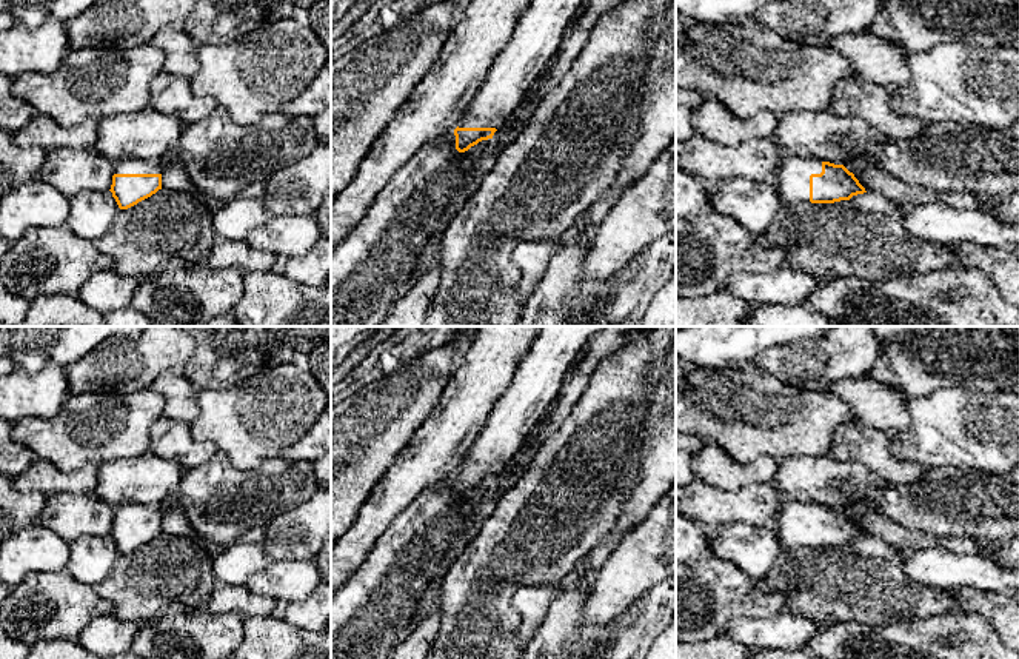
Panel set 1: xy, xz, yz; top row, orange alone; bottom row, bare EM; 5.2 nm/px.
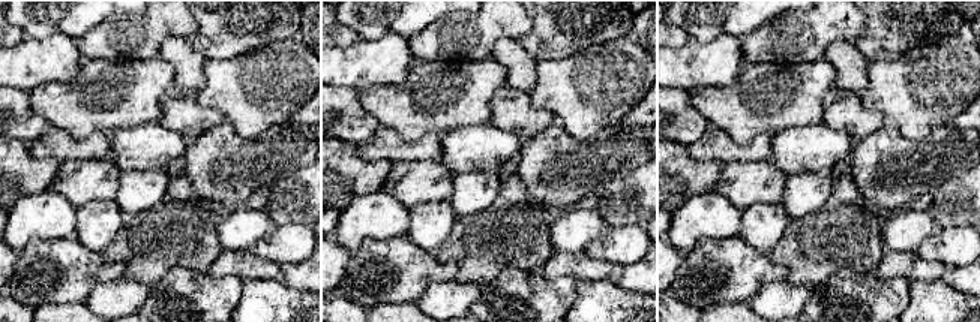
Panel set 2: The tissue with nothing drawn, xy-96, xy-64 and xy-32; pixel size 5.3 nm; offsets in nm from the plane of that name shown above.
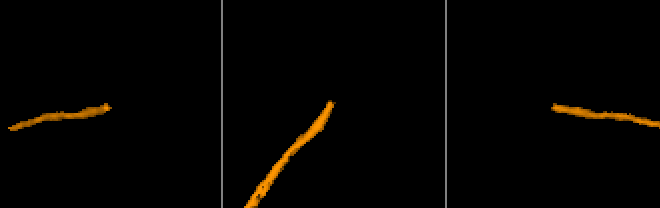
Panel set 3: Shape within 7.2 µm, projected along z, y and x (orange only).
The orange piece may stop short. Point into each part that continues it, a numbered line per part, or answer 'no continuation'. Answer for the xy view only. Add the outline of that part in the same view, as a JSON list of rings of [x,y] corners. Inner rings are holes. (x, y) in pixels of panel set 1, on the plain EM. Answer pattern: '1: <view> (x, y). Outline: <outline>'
1: xy (122, 511). Outline: [[[119,505],[114,519],[162,519],[159,505]]]

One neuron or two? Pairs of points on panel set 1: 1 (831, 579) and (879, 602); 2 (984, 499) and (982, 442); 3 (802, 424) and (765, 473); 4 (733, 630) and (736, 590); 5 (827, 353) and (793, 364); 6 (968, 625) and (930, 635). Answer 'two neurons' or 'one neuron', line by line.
1: one neuron
2: two neurons
3: two neurons
4: two neurons
5: one neuron
6: one neuron

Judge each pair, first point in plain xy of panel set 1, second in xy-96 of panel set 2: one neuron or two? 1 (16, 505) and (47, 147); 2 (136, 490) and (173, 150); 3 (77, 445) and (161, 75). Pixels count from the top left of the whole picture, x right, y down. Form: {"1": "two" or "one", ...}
{"1": "two", "2": "one", "3": "one"}

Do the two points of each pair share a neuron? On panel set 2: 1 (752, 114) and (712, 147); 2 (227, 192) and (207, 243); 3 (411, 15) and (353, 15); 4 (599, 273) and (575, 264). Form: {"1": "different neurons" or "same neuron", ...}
{"1": "different neurons", "2": "different neurons", "3": "same neuron", "4": "same neuron"}

